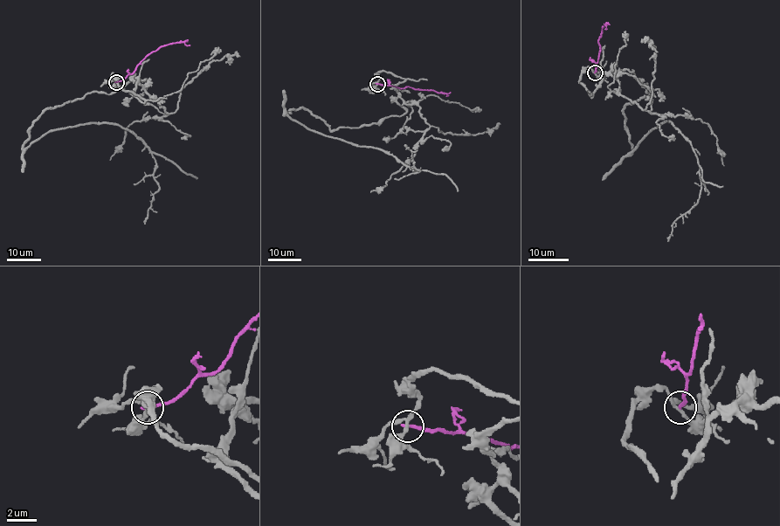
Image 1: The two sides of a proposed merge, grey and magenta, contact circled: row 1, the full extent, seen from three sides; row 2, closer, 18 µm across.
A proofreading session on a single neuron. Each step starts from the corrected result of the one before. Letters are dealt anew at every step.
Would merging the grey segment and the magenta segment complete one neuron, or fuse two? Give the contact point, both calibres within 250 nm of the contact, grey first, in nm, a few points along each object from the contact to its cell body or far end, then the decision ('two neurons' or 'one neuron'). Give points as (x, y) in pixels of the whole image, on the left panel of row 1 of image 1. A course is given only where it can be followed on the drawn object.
at (116, 82); 200 nm thick on the grey side, 240 nm on the other; grey runs (116, 81), (144, 101), (145, 79), (91, 92), (24, 147), (132, 131), (156, 164), (144, 224); magenta runs (116, 81), (122, 80), (148, 55), (162, 46), (179, 42), (189, 45); two neurons

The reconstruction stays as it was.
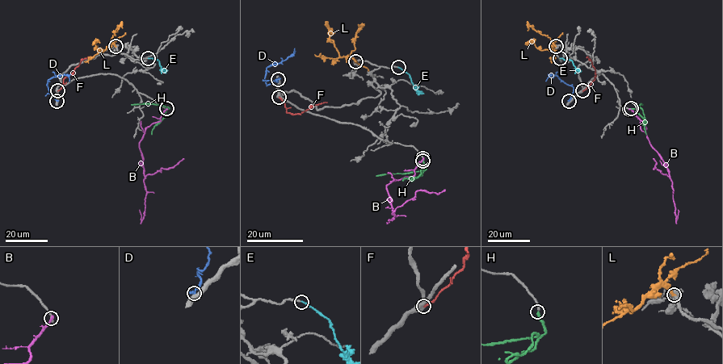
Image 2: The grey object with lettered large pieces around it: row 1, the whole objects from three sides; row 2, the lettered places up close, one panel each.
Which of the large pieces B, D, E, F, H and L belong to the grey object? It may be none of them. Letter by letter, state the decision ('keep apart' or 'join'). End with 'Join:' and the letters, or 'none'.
B: keep apart
D: keep apart
E: join
F: keep apart
H: join
L: join
Join: E, H, L

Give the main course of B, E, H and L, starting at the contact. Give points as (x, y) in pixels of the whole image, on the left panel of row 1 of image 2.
B: (166, 109), (159, 122), (146, 127), (139, 144), (146, 194), (141, 220), (139, 210)
E: (148, 58), (157, 60), (160, 67), (167, 70)
H: (166, 108), (153, 103), (131, 105)
L: (115, 46), (110, 43), (103, 51), (97, 49), (95, 42), (93, 44)

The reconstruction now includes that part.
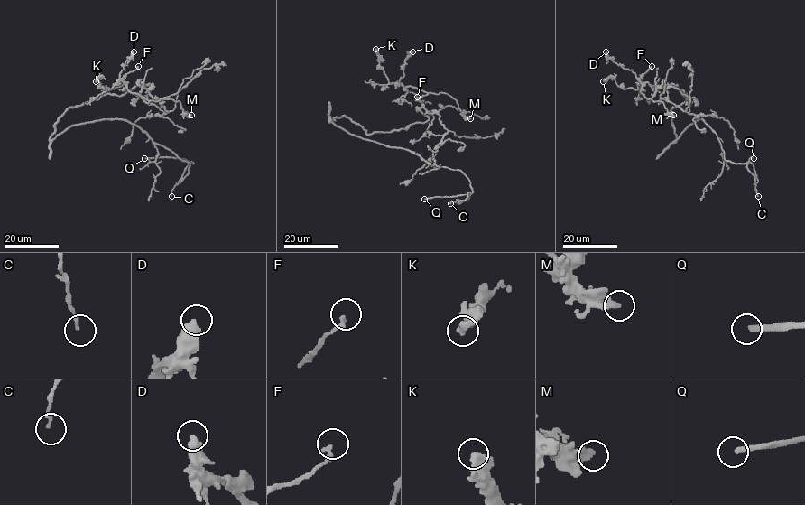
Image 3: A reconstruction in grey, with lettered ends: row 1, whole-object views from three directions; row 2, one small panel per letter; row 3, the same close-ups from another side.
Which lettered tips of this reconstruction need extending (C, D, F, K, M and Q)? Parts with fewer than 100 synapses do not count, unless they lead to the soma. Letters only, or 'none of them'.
Q

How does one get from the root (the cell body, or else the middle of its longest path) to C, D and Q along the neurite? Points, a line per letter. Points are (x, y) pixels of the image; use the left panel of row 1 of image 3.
C: (60, 116), (50, 139), (72, 126), (122, 119), (138, 126), (182, 161), (192, 163), (171, 196)
D: (60, 116), (103, 95), (121, 96), (149, 83), (142, 86), (141, 93), (147, 103), (119, 77), (134, 51)
Q: (60, 116), (50, 139), (72, 126), (122, 119), (138, 126), (182, 161), (193, 163), (171, 157), (144, 158)

